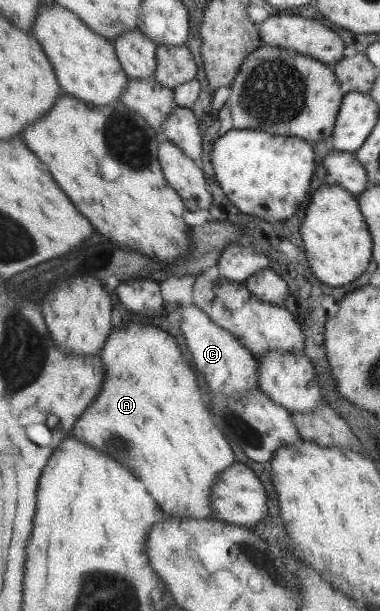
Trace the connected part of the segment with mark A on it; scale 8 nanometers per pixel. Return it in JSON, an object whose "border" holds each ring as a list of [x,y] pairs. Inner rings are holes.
{"border":[[[131,321],[122,322],[119,329],[115,329],[112,326],[110,334],[106,336],[104,345],[100,348],[100,352],[98,352],[98,358],[102,361],[102,388],[98,390],[98,394],[94,396],[94,400],[90,402],[90,406],[74,421],[70,435],[74,436],[74,440],[81,441],[82,444],[90,444],[92,448],[96,448],[99,452],[102,452],[102,455],[117,461],[128,472],[134,474],[144,484],[144,488],[148,490],[148,495],[151,496],[166,519],[169,517],[173,517],[176,520],[180,518],[213,519],[210,497],[208,495],[211,494],[211,489],[217,476],[235,463],[234,454],[230,449],[230,445],[228,445],[228,440],[226,440],[225,436],[222,435],[210,420],[208,408],[204,401],[205,396],[198,391],[197,374],[192,371],[193,367],[189,359],[180,353],[176,341],[167,332],[156,326]]]}

